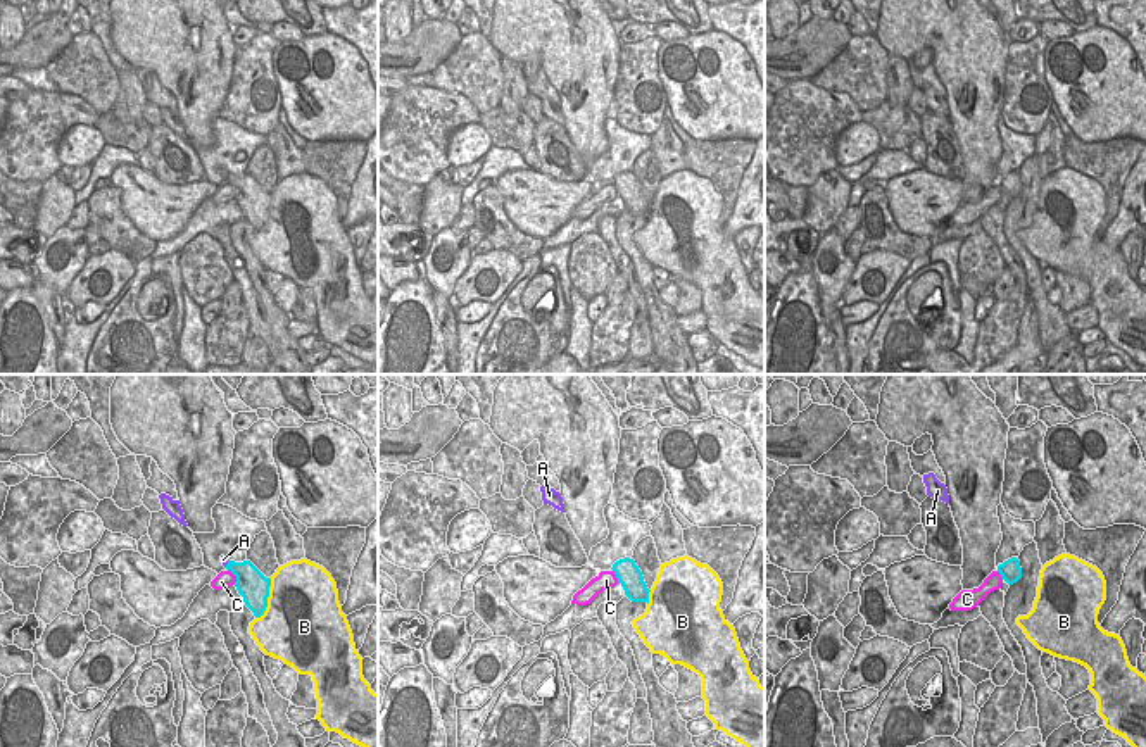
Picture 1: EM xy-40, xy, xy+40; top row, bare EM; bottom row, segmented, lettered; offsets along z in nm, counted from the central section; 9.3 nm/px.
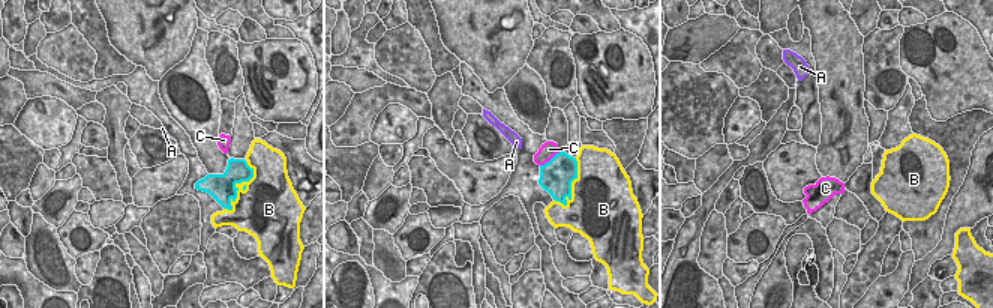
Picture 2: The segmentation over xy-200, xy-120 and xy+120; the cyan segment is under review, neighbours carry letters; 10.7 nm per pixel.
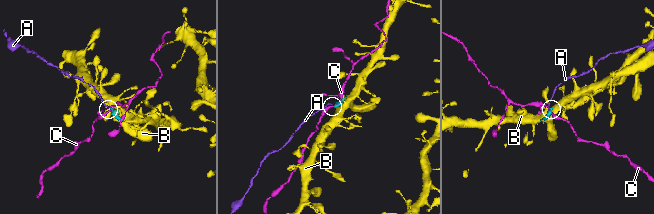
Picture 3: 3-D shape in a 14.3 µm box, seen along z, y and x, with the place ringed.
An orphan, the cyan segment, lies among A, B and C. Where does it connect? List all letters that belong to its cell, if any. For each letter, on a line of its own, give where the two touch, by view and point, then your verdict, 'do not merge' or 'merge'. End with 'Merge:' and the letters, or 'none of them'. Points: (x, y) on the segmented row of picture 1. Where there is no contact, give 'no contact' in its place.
A: xy-40 (228, 563) | merge
B: xy-40 (266, 599) | do not merge
C: xy-40 (235, 575) | do not merge
Merge: A

